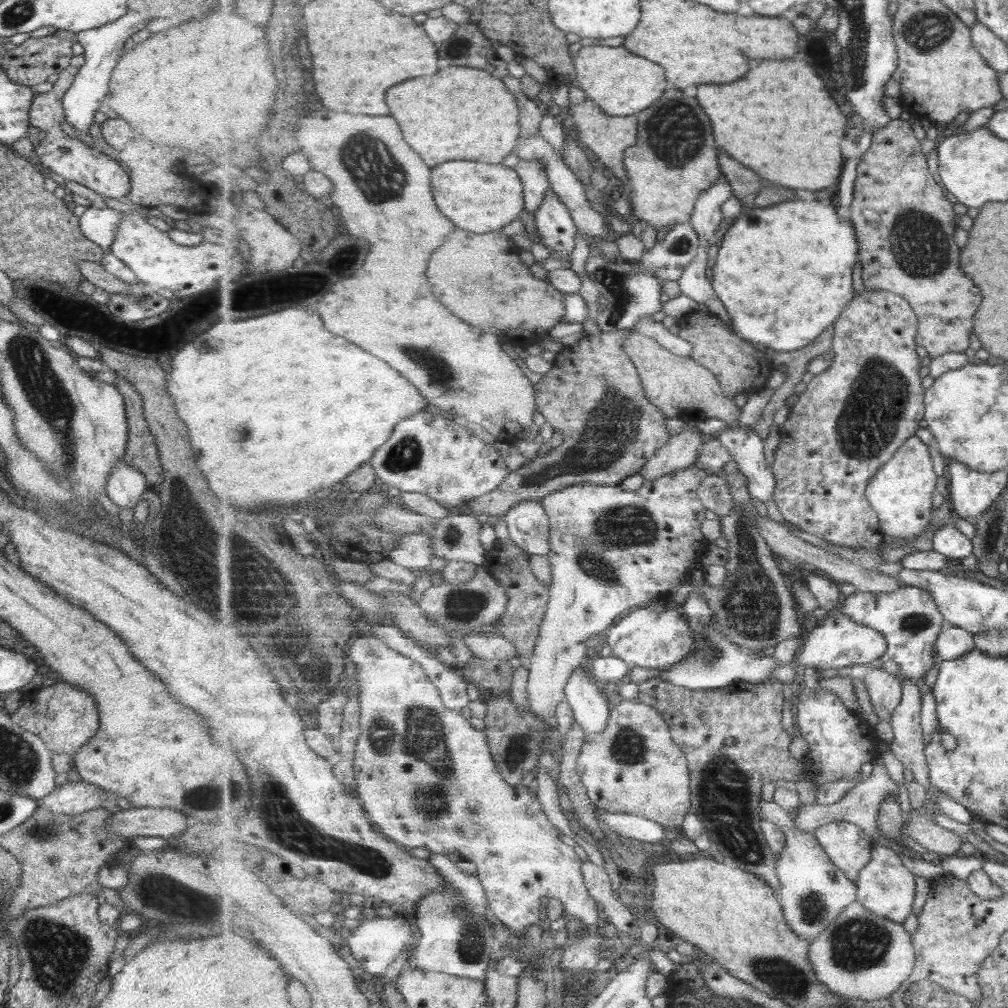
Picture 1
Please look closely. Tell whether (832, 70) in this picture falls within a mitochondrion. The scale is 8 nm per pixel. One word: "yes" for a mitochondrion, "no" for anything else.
yes

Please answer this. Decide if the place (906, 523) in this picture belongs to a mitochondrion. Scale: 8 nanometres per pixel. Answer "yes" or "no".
no

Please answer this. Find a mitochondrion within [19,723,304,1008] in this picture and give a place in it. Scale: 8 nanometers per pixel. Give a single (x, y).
(60, 956)

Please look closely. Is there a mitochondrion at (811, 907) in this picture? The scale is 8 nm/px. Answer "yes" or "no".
yes

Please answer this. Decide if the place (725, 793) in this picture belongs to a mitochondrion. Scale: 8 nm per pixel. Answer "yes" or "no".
yes

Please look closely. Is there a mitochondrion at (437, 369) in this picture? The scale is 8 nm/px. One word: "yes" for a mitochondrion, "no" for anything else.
yes

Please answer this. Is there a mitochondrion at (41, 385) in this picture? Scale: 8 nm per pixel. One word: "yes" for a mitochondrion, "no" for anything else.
yes

